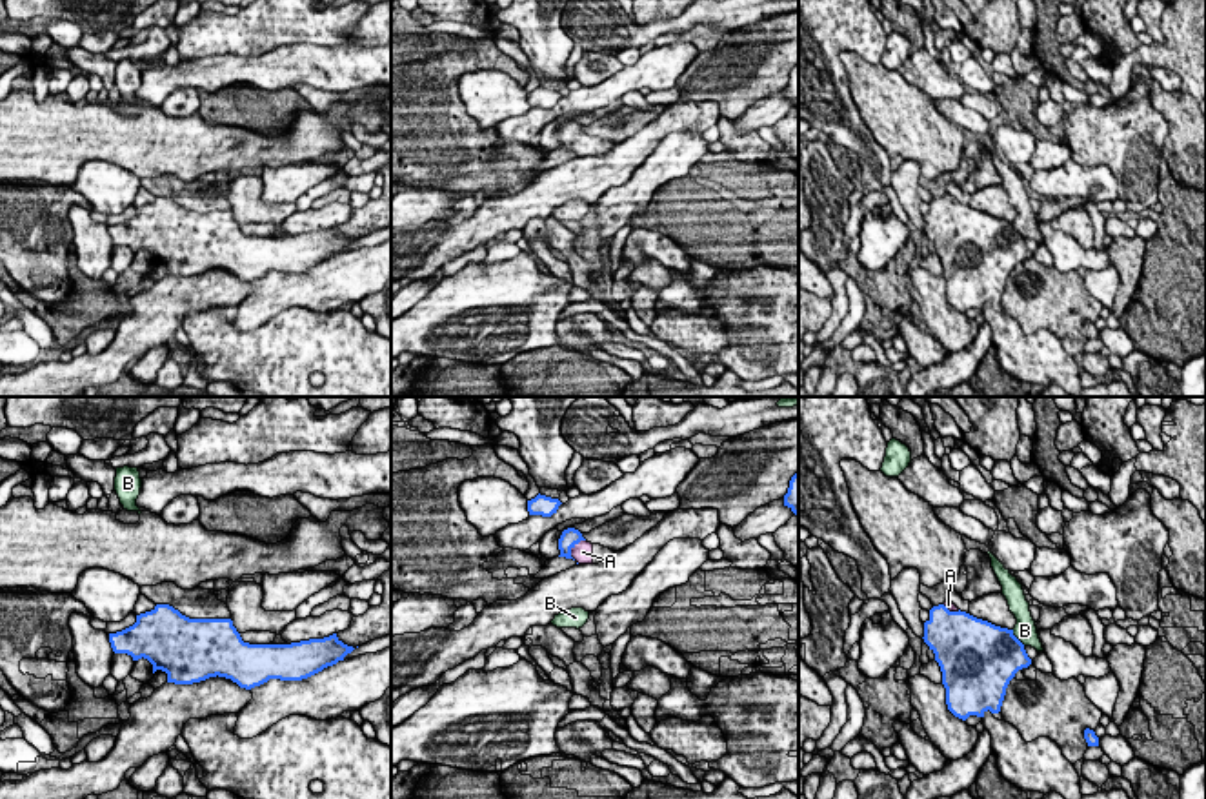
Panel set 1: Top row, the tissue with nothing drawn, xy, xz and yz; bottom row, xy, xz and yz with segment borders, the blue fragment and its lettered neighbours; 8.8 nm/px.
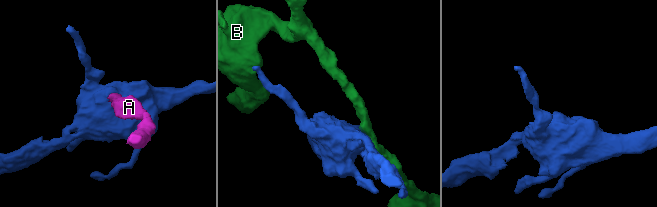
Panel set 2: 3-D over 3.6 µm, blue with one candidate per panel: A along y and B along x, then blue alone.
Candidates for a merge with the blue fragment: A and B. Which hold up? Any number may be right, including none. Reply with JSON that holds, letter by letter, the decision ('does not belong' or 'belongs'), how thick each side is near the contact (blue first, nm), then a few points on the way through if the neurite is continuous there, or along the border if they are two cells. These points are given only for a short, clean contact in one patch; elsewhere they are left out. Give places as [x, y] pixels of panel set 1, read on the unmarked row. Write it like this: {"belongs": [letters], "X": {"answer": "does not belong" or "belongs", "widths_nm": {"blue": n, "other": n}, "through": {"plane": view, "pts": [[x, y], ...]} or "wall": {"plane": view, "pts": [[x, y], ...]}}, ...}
{"belongs": ["A"], "A": {"answer": "belongs", "widths_nm": {"blue": 160, "other": 190}, "through": {"plane": "xz", "pts": [[570, 130], [570, 142], [582, 144]]}}, "B": {"answer": "does not belong", "widths_nm": {"blue": 500, "other": 200}}}

